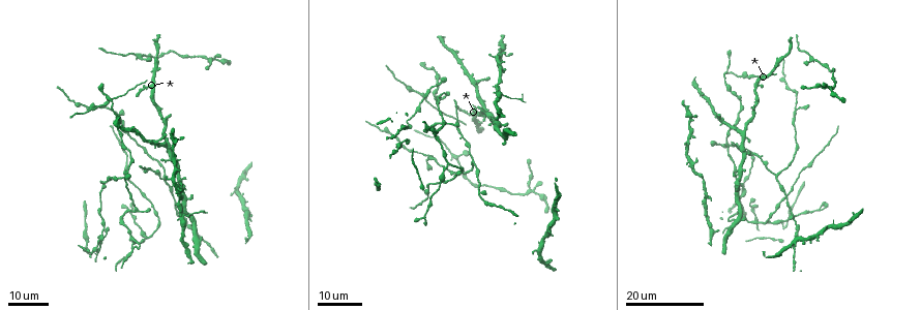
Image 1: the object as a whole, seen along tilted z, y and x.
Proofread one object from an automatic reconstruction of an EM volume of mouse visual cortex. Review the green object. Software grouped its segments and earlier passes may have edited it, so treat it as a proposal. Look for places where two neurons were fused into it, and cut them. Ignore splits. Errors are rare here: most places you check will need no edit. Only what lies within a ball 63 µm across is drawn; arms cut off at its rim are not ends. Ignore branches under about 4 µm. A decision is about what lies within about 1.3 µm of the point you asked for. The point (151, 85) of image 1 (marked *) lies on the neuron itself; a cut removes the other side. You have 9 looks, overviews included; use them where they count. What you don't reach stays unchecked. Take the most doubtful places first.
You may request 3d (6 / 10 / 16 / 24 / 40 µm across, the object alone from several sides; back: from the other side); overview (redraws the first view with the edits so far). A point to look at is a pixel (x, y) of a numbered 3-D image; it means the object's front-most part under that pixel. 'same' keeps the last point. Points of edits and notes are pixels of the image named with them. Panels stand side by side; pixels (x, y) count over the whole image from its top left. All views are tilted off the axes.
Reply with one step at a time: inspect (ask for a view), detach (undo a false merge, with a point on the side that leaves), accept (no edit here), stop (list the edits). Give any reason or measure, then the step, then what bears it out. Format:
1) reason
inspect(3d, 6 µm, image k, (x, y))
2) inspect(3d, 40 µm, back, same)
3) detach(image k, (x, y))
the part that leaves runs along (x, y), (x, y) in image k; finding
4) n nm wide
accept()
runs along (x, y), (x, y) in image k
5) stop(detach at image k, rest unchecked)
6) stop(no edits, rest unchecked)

three-way junction
inspect(3d, 24 µm, image 1, (183, 213))

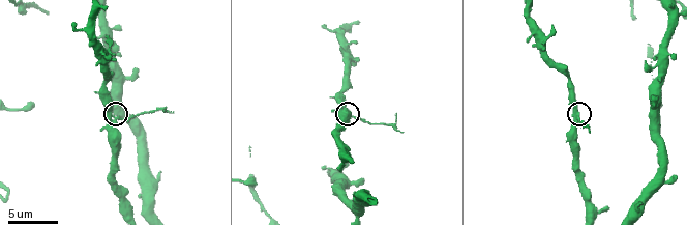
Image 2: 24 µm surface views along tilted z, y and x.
inspect(3d, 6 µm, image 2, (115, 116))

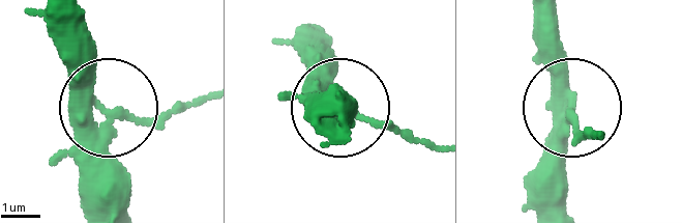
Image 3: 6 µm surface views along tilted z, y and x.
3 arms
accept()
all the same neuron

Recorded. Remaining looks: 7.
inspect(3d, 24 µm, image 1, (170, 159))

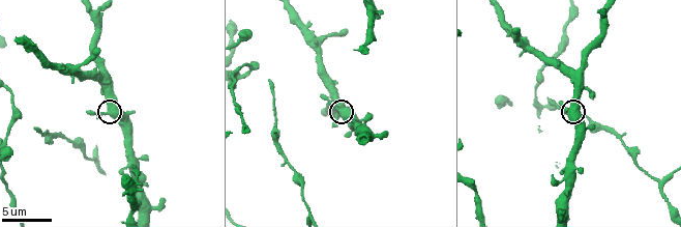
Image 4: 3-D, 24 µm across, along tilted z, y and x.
inspect(3d, 6 µm, image 4, (107, 113))

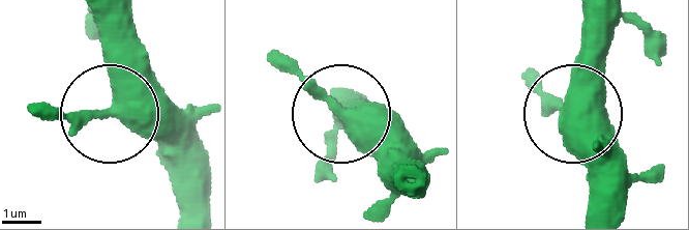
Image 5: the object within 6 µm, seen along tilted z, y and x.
accept()
all the same neuron

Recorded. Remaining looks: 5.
inspect(3d, 16 µm, image 1, (457, 157))

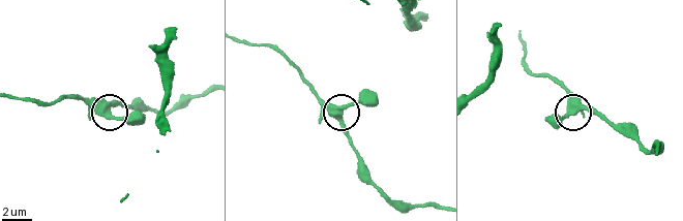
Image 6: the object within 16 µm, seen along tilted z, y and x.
closer look
inspect(3d, 6 µm, image 6, (582, 106))

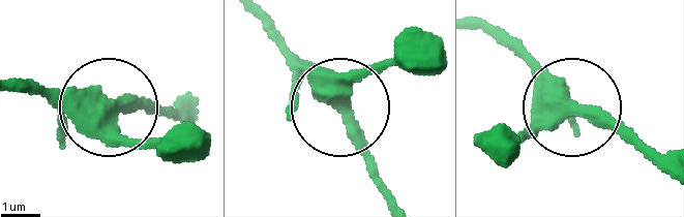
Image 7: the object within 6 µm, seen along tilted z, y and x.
side arm 13 µm
accept()
all the same neuron

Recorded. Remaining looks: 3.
four arms meet
inspect(3d, 24 µm, image 1, (531, 186))

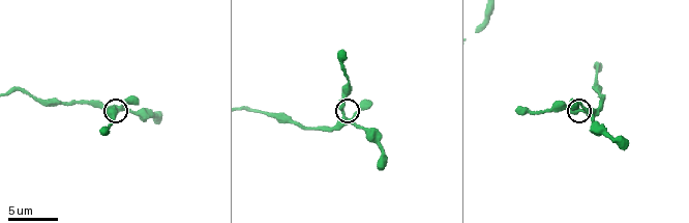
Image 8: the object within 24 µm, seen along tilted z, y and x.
closer look
inspect(3d, 10 µm, image 8, (345, 116))

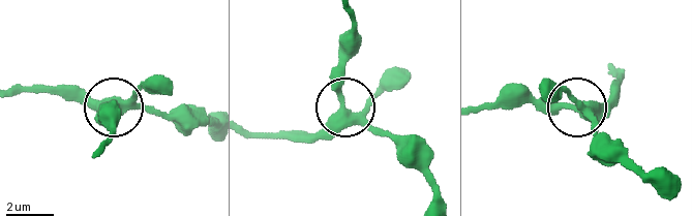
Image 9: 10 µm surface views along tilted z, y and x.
accept()
runs along (246, 130), (310, 135), (352, 111), (401, 146) in image 9; all the same neuron

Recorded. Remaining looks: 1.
stop(no edits, rest unchecked)

